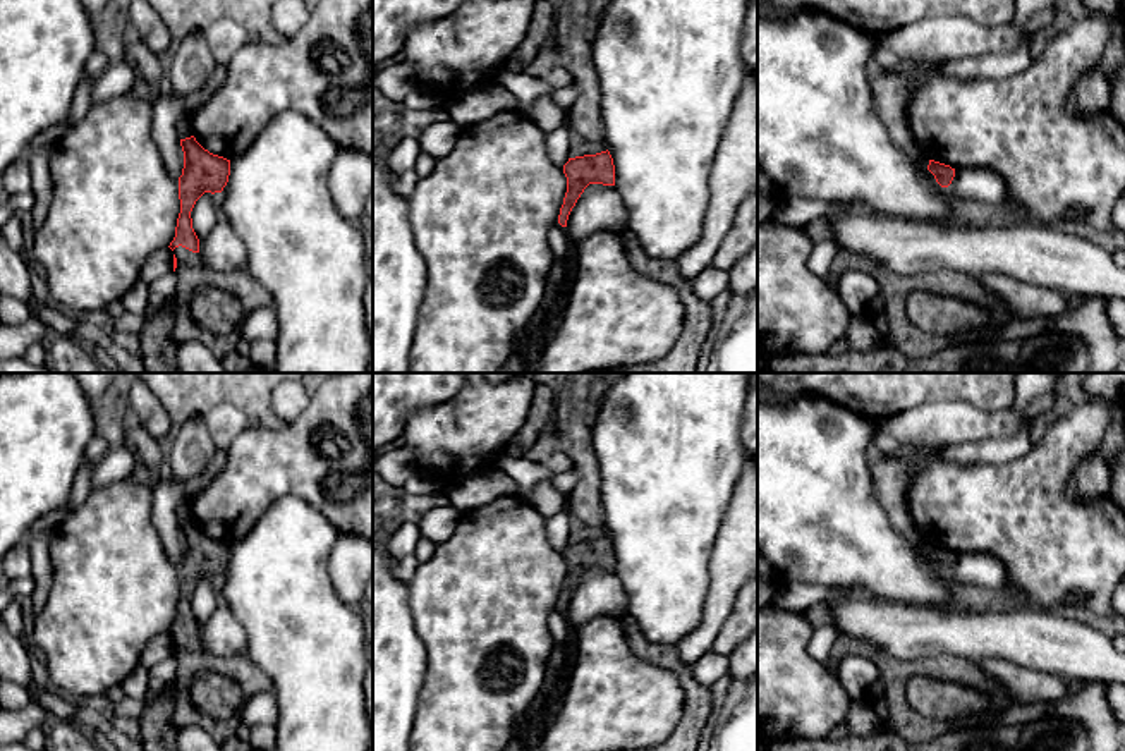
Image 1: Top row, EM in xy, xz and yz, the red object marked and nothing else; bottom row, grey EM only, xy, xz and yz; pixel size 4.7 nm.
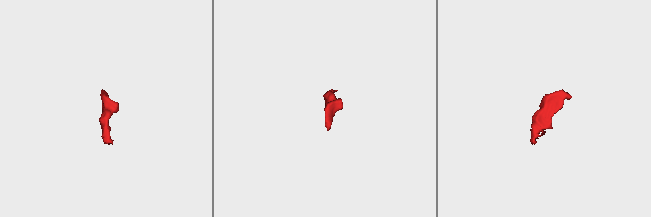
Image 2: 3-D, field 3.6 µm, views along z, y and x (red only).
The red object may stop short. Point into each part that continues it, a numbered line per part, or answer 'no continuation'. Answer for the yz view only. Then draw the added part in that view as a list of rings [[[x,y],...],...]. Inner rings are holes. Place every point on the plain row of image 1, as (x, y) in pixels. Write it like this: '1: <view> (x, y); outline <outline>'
no continuation

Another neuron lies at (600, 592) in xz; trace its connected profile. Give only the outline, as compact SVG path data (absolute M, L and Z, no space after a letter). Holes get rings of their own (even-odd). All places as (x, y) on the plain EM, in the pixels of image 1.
M589 569L572 593L565 614L575 634L584 622L598 615L623 617L627 608L627 593L615 571Z

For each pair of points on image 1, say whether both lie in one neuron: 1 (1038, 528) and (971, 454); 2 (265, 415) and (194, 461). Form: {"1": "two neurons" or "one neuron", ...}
{"1": "two neurons", "2": "two neurons"}

